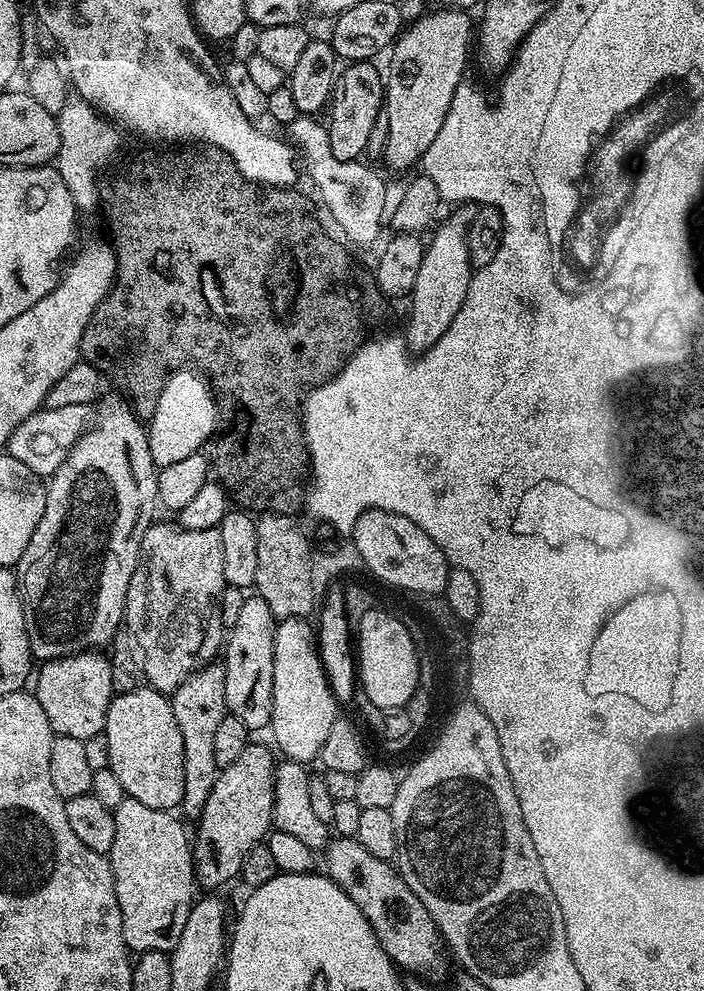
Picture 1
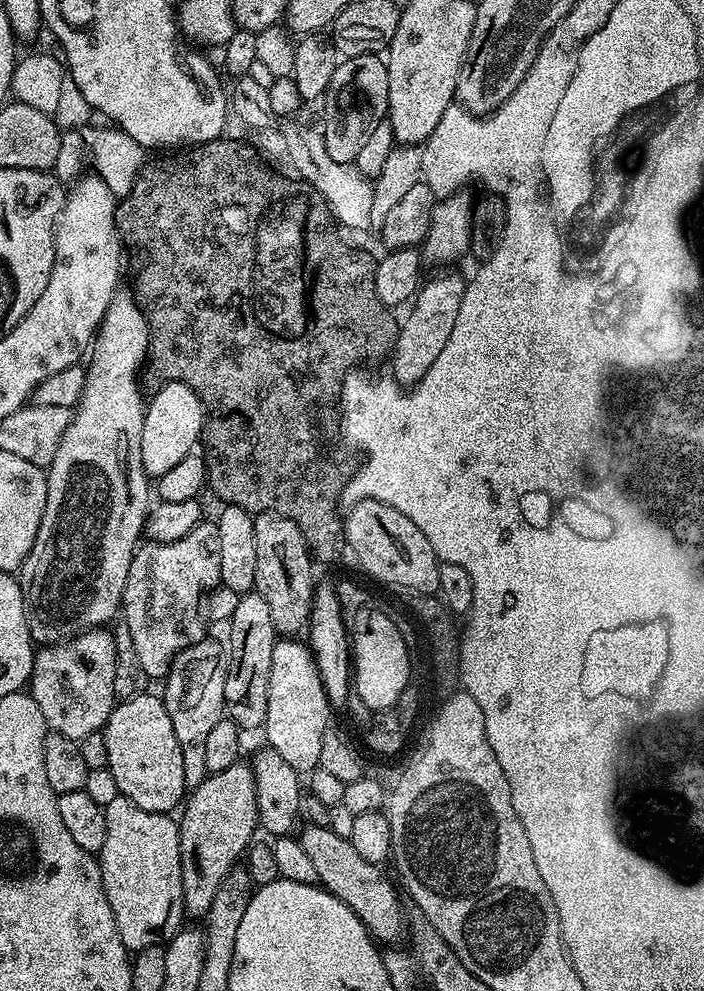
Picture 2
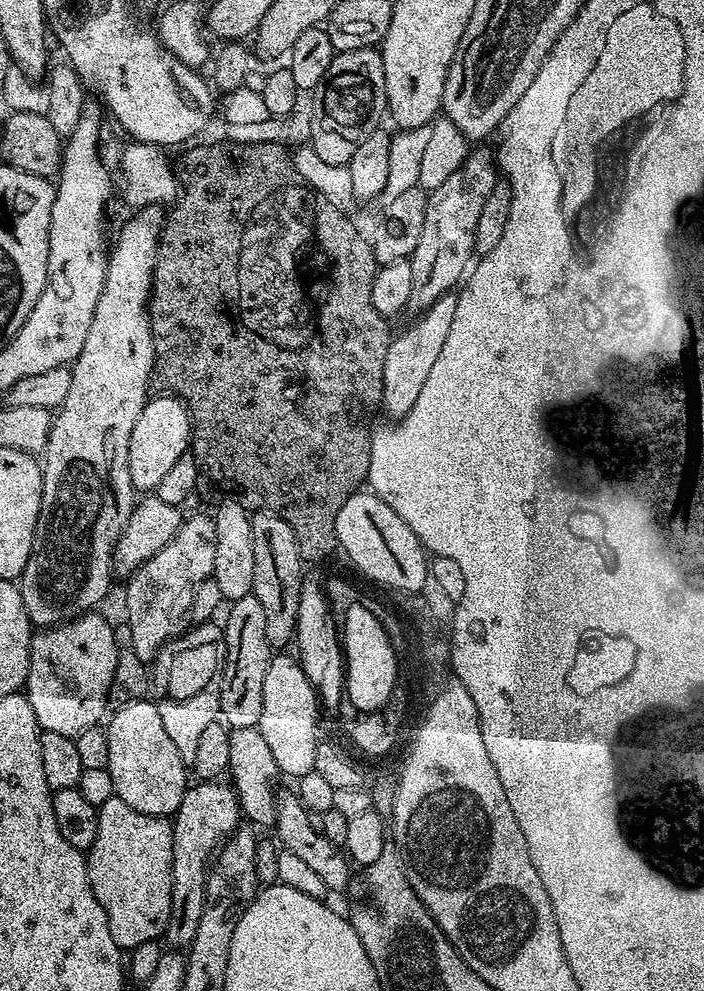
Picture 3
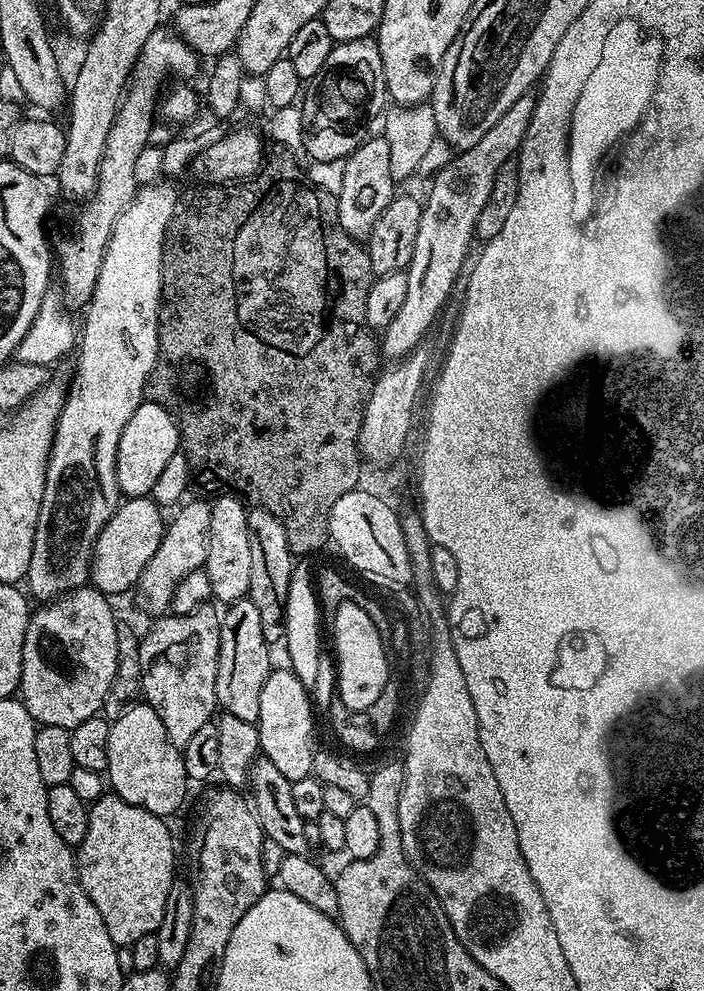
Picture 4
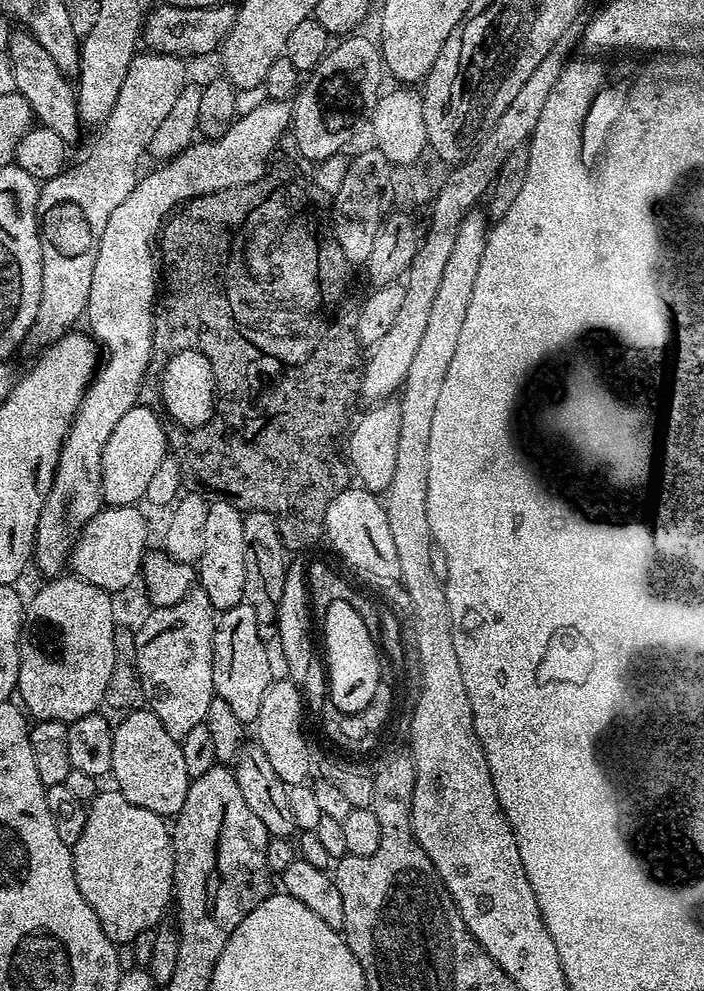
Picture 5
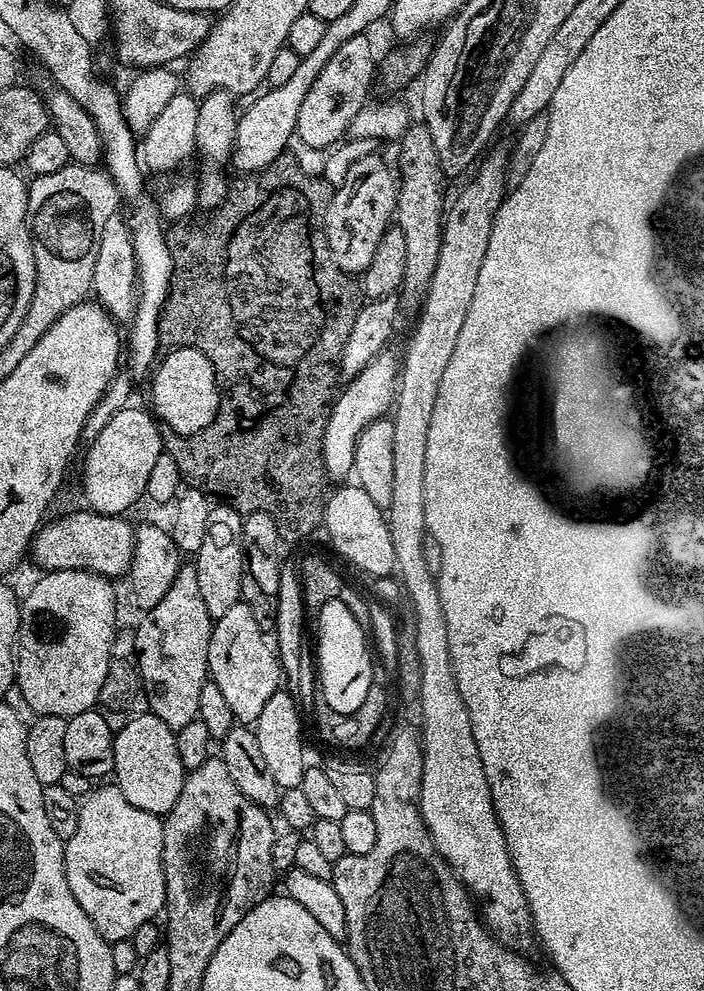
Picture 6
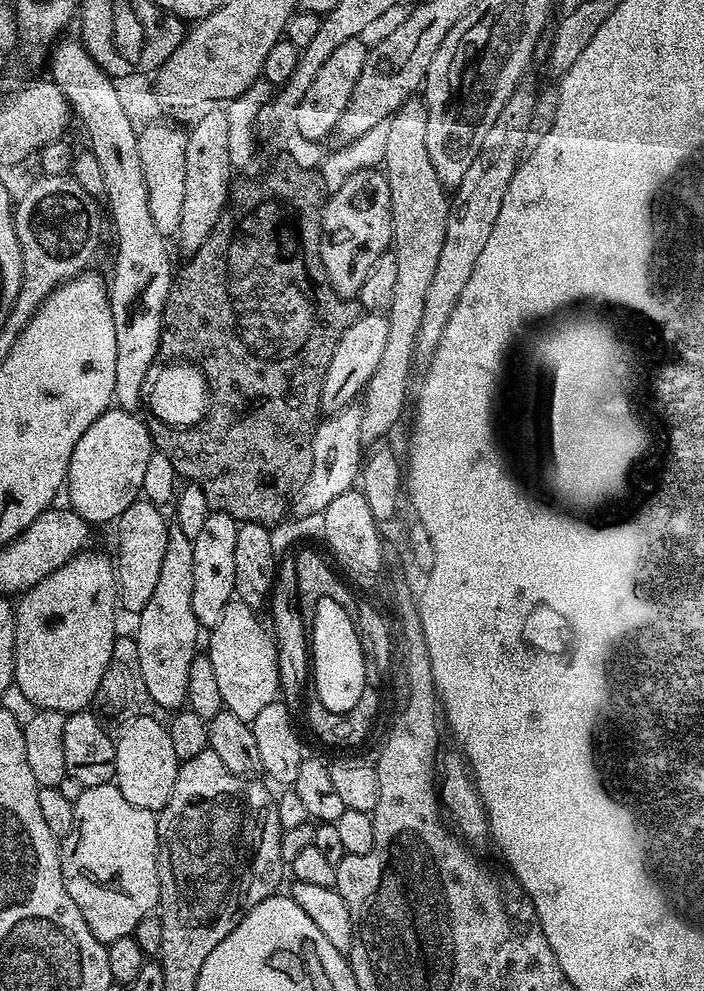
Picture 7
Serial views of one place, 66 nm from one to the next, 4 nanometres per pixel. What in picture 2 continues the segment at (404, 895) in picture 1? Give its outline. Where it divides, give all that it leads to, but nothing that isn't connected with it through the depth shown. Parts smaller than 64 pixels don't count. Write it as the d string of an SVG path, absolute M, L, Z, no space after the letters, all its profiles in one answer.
M306 828L304 833L299 833L298 839L302 850L306 850L306 854L314 861L319 883L327 892L334 893L338 899L346 902L346 906L350 906L350 910L358 914L360 921L367 926L377 941L385 940L388 946L395 945L392 943L404 936L404 904L400 901L401 893L397 885L392 885L384 877L385 869L379 864L370 863L353 846L351 840L344 840L338 834L334 834L331 828Z

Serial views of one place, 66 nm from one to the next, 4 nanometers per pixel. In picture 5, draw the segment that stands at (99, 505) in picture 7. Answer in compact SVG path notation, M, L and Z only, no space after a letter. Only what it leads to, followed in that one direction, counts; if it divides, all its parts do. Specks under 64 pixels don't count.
M137 406L126 410L122 418L118 421L118 426L114 426L114 434L110 434L110 442L106 442L106 450L102 450L102 490L105 501L109 505L121 508L127 504L136 506L144 500L146 485L150 483L150 478L157 470L158 465L170 452L170 436L164 433L164 424L148 408Z

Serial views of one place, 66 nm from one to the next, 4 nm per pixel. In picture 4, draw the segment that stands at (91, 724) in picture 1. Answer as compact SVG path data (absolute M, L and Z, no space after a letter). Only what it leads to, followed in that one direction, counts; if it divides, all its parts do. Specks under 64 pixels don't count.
M95 586L75 588L59 600L44 602L31 613L22 646L22 674L18 689L19 699L40 726L77 728L86 718L97 715L104 707L108 691L118 670L118 617L112 613L113 601Z

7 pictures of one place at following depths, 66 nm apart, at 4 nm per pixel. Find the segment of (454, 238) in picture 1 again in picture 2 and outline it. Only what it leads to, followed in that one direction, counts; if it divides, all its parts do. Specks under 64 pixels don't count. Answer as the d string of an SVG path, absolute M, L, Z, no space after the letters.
M456 270L441 271L444 272L441 276L432 276L429 280L427 277L421 283L414 297L414 303L407 309L408 317L400 324L400 333L392 351L390 369L396 383L401 386L411 386L421 380L426 370L434 366L434 358L442 354L442 349L454 331L454 322L458 319L458 306L462 306L466 280L465 277L462 278L452 271Z

